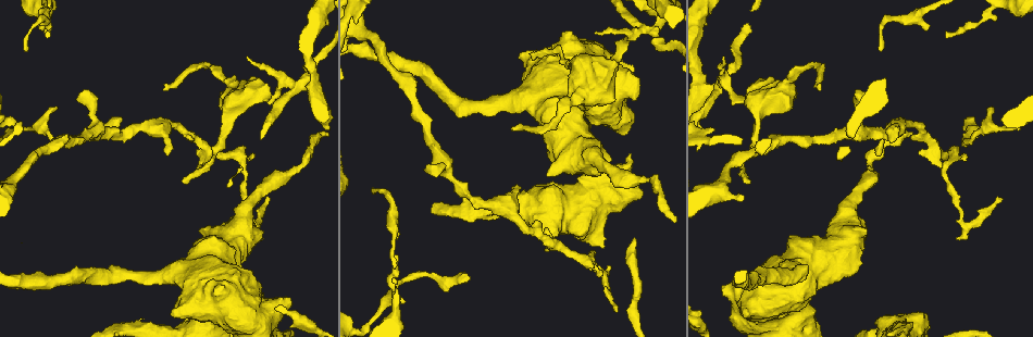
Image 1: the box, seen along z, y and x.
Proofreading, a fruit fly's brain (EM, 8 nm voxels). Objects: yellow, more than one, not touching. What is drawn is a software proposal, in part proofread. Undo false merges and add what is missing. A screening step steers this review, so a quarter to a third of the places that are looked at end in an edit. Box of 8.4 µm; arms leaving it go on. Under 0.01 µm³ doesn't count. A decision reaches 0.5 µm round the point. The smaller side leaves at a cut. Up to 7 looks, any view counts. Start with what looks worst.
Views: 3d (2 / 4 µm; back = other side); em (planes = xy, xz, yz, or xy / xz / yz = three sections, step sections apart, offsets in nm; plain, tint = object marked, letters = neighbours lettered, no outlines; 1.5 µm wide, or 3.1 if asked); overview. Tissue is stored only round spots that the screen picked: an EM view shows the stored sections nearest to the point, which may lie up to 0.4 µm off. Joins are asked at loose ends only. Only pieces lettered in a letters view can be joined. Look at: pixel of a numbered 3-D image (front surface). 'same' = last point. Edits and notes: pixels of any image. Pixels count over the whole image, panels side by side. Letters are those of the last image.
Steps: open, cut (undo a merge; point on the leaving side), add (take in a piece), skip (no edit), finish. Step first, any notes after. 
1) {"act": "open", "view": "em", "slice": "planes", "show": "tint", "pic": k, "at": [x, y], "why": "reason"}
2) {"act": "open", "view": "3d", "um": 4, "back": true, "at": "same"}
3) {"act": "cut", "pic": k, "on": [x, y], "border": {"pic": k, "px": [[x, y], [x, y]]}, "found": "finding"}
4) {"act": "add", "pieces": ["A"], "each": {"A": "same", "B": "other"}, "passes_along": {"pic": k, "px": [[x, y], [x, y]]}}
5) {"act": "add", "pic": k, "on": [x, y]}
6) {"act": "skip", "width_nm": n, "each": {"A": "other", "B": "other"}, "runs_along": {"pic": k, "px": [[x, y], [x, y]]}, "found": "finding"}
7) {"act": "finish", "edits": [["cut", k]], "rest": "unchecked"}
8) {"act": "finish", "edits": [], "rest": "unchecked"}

{"act": "open", "view": "em", "slice": "xz", "step": 4, "show": "tint", "pic": 1, "at": [80, 94], "why": "branch stops here"}

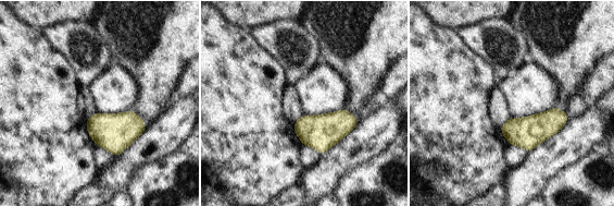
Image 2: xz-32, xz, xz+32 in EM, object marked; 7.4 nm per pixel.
{"act": "open", "view": "em", "slice": "planes", "show": "letters", "at": "same"}

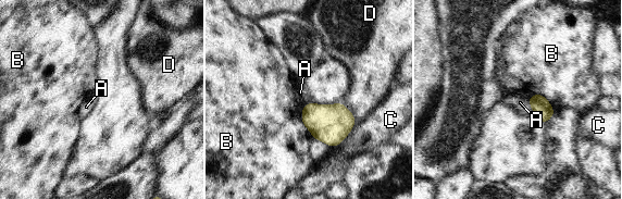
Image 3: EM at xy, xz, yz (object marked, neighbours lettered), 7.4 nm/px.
{"act": "skip", "each": {"A": "other", "B": "other", "C": "other", "D": "other"}, "border": {"pic": 3, "px": [[302, 107], [302, 124], [313, 137]]}, "found": "none of them fits"}

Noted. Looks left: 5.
{"act": "open", "view": "em", "slice": "planes", "show": "letters", "pic": 1, "at": [947, 33], "why": "long arm stops here"}

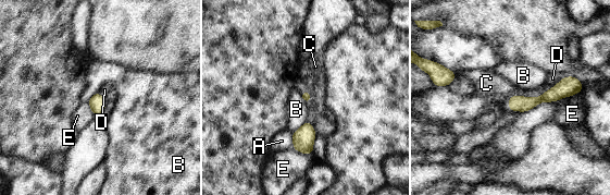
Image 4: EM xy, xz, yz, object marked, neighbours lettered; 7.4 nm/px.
{"act": "skip", "each": {"A": "other", "B": "other", "C": "other", "D": "other", "E": "other"}, "border": {"pic": 4, "px": [[307, 120], [293, 133]]}, "found": "none of them fits"}

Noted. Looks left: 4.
{"act": "open", "view": "em", "slice": "xz", "step": 4, "show": "tint", "pic": 1, "at": [185, 181], "why": "tapers out"}

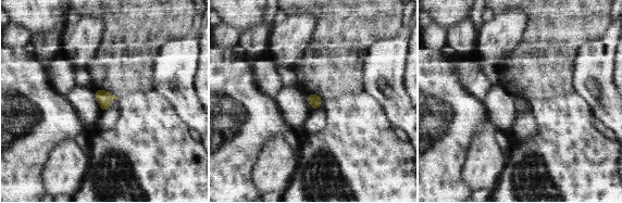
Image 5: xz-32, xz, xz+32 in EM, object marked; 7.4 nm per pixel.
{"act": "open", "view": "em", "slice": "planes", "show": "letters", "at": "same", "why": "cut it another way"}

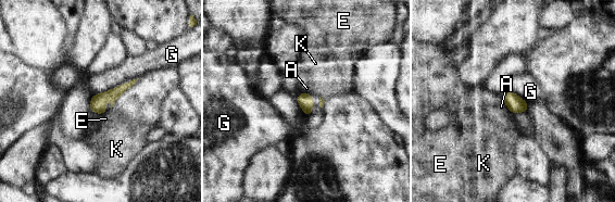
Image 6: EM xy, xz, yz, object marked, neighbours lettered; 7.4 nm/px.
{"act": "skip", "width_nm": 110, "each": {"A": "other", "E": "other", "G": "other", "K": "other"}, "border": {"pic": 6, "px": [[138, 77], [93, 95]]}, "found": "no lettered piece goes on from it"}

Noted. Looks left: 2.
{"act": "finish", "edits": [], "rest": "unchecked"}

